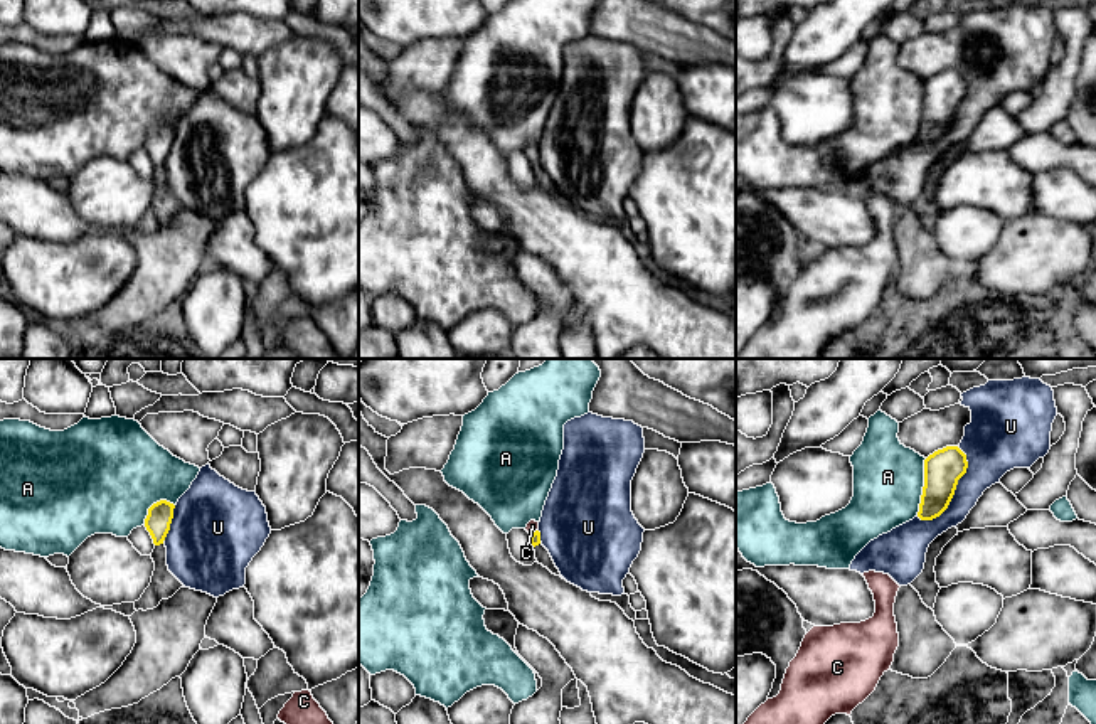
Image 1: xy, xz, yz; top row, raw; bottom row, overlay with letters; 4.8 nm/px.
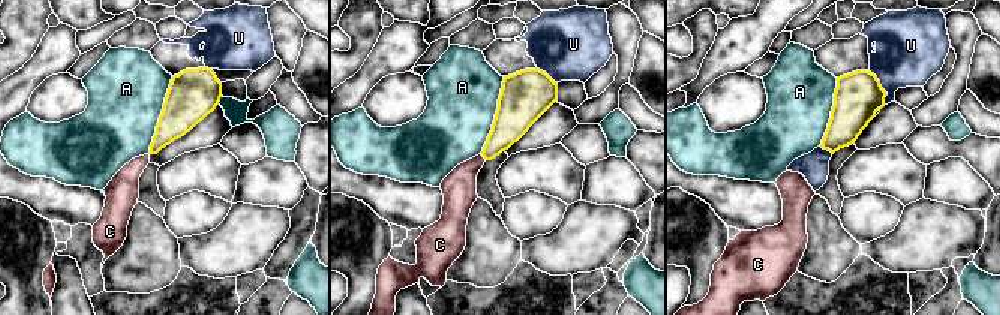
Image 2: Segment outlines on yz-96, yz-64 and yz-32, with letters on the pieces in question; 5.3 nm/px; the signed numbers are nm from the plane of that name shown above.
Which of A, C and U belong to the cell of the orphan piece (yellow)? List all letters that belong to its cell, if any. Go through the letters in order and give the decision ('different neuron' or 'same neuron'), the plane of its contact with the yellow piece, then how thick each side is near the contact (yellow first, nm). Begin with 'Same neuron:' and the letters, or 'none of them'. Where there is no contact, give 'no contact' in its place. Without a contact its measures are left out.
Same neuron: C
A: different neuron; contact in yz; calibres 180 and 340 nm
C: same neuron; contact in xz; calibres 50 and 60 nm
U: different neuron; contact in yz; calibres 180 and 240 nm

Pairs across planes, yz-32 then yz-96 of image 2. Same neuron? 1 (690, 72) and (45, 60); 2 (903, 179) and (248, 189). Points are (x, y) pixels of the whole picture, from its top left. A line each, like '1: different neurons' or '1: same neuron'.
1: different neurons
2: different neurons

